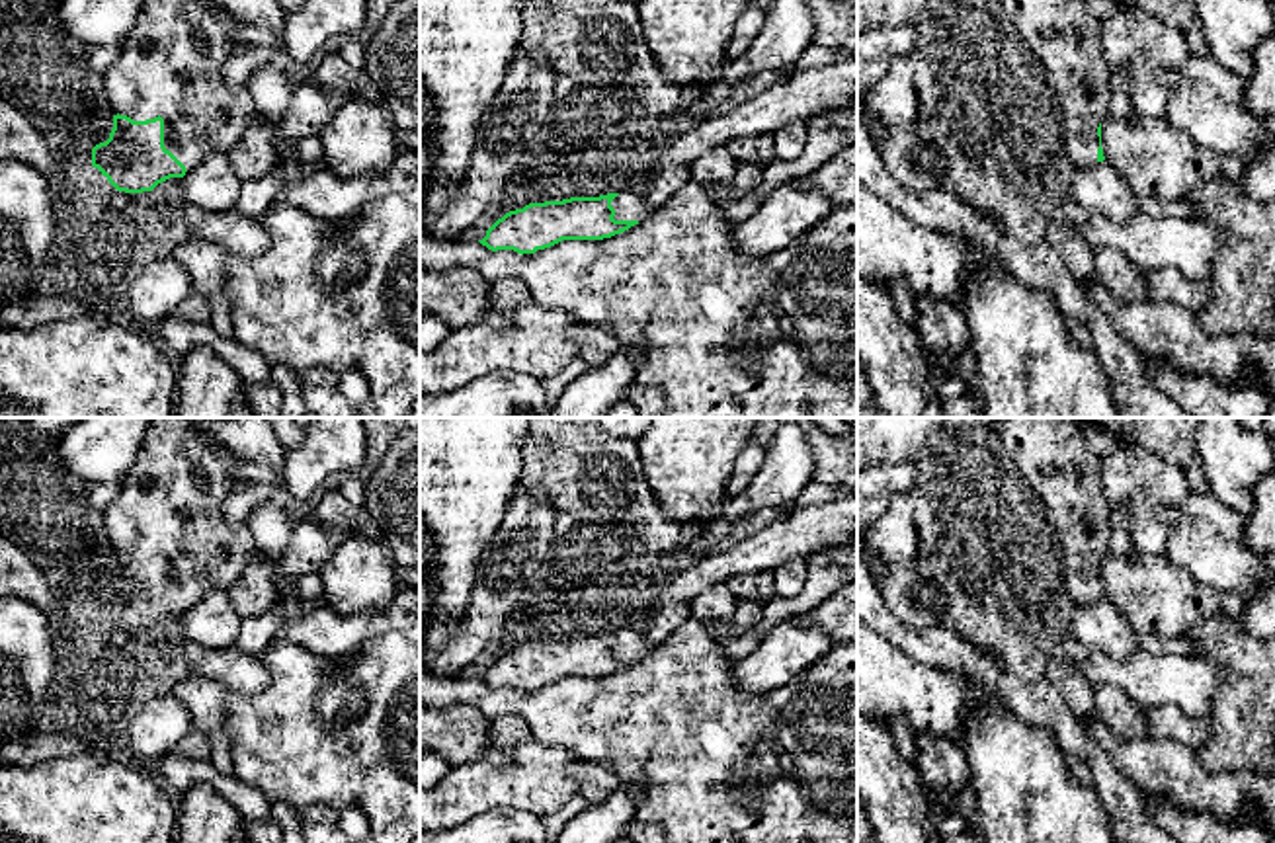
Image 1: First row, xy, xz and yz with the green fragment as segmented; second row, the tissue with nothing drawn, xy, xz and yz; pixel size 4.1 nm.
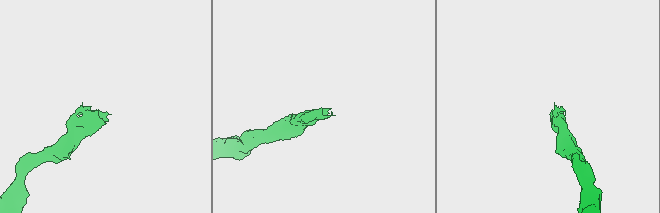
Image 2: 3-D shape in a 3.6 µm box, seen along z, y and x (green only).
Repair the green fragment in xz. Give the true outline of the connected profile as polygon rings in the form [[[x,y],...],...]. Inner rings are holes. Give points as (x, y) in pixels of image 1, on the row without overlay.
[[[633,628],[529,640],[498,656],[478,679],[492,689],[537,691],[562,677],[611,675],[656,648]]]

